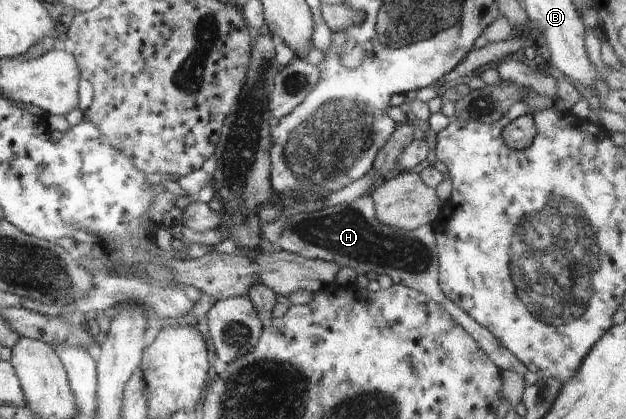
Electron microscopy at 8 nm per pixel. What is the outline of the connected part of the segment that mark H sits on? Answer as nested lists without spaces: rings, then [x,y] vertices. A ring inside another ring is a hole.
[[[371,194],[356,198],[351,204],[339,204],[333,208],[317,209],[315,212],[297,212],[295,216],[289,218],[289,222],[285,224],[285,229],[280,237],[280,244],[283,251],[300,254],[308,259],[319,259],[322,261],[333,261],[339,266],[349,266],[358,274],[367,274],[368,272],[376,272],[380,274],[388,274],[395,284],[404,284],[409,288],[424,292],[433,302],[440,304],[457,324],[460,324],[476,341],[477,344],[487,353],[491,362],[498,366],[501,371],[510,370],[518,375],[523,375],[528,368],[518,359],[512,352],[509,352],[487,328],[475,322],[467,313],[463,312],[452,300],[449,300],[441,290],[438,283],[438,248],[432,225],[430,223],[419,226],[412,231],[396,229],[385,226],[380,223],[376,217],[376,210]]]

